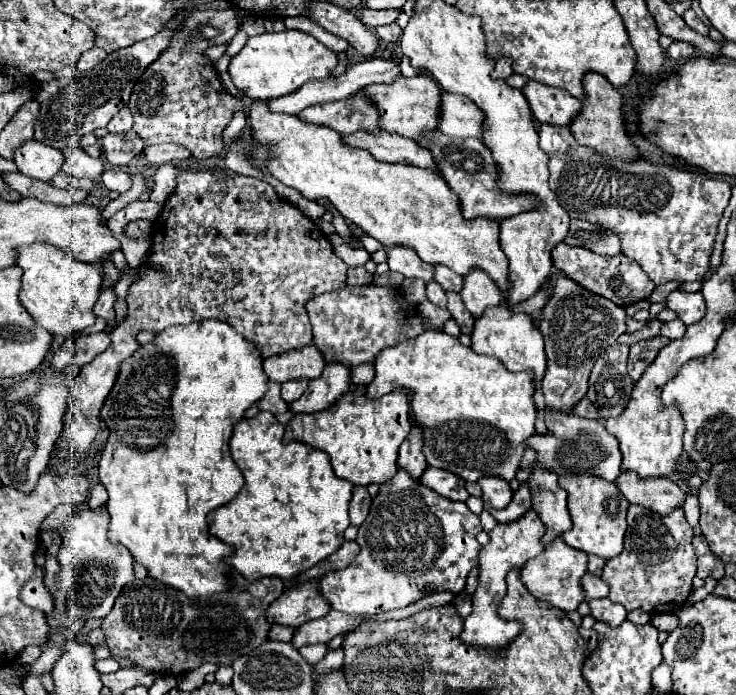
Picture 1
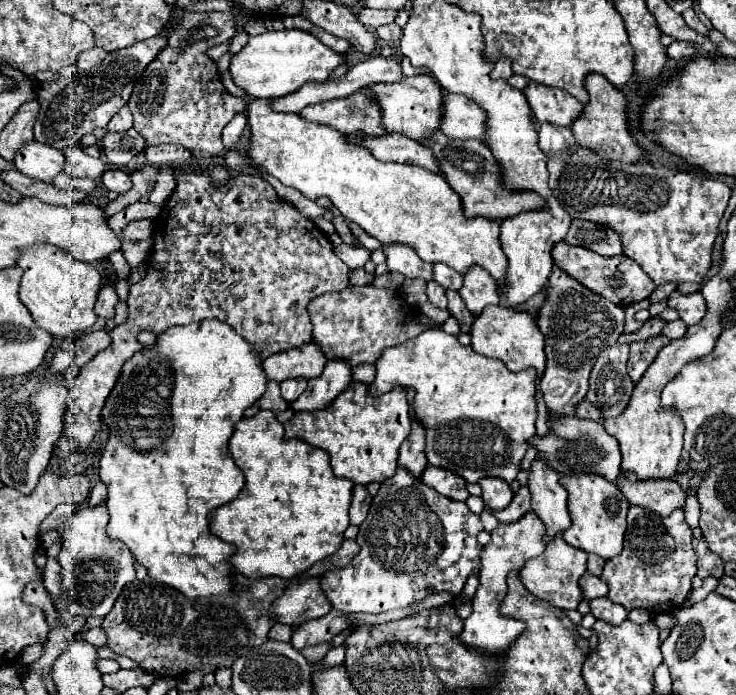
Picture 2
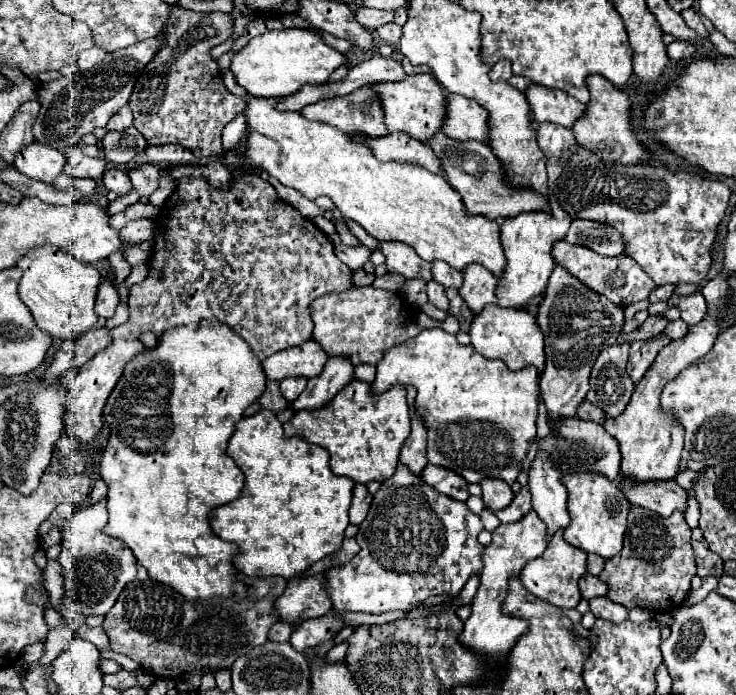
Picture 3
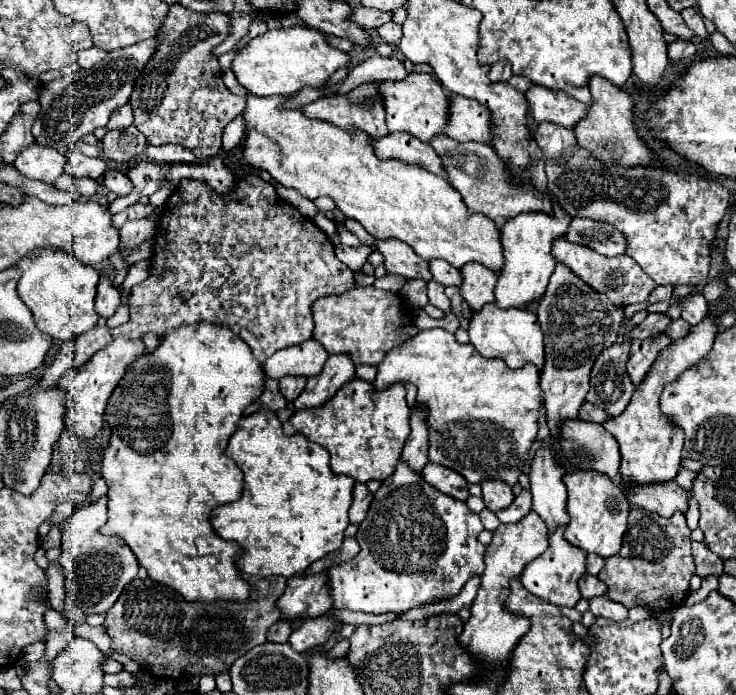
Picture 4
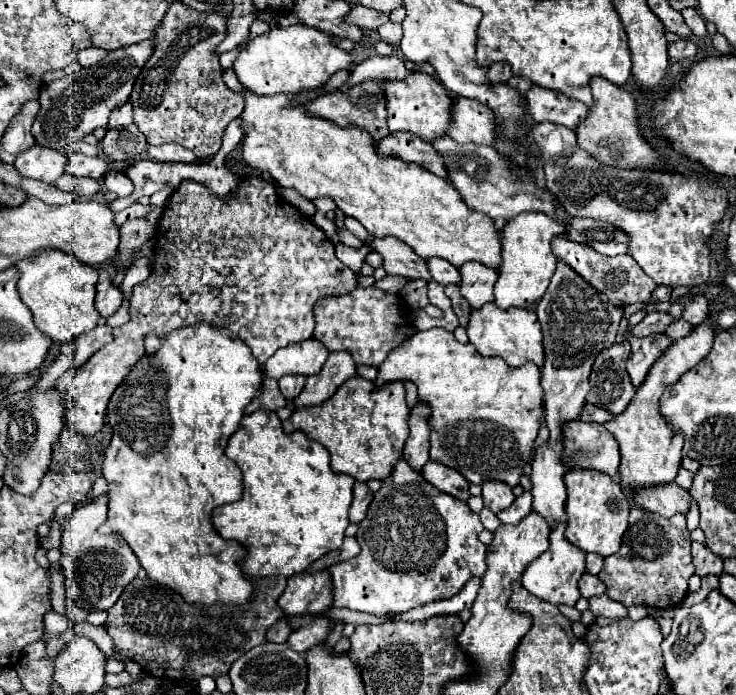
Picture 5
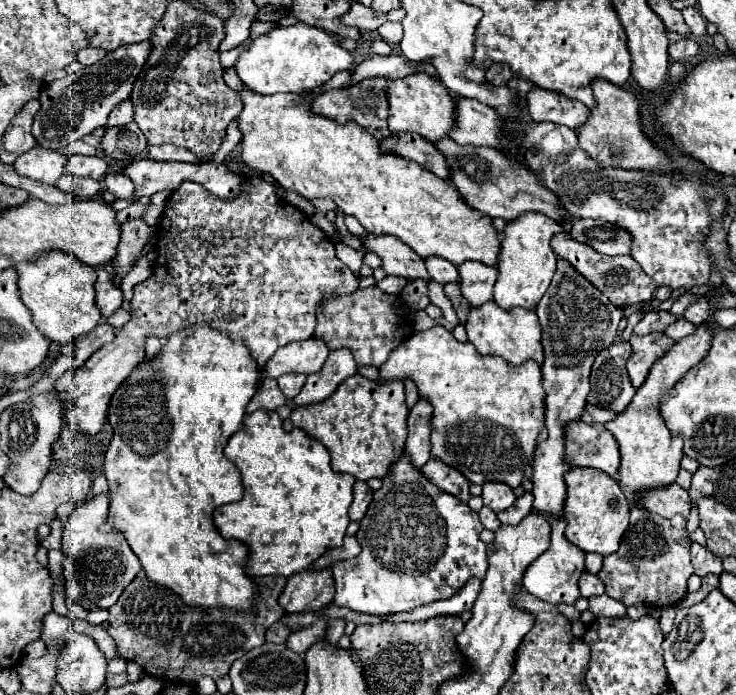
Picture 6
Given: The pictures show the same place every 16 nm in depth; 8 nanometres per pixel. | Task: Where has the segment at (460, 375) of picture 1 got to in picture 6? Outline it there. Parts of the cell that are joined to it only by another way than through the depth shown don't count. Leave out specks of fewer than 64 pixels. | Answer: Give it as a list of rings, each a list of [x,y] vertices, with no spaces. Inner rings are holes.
[[[434,326],[424,332],[412,334],[404,344],[394,348],[388,360],[378,368],[382,380],[404,380],[410,378],[418,386],[420,398],[428,400],[434,408],[432,412],[432,458],[440,458],[450,468],[456,468],[472,484],[484,482],[504,482],[512,488],[520,486],[526,468],[534,460],[534,444],[540,428],[544,426],[544,390],[540,384],[540,366],[522,364],[520,368],[508,368],[500,356],[480,356],[470,342],[462,344],[442,326]]]

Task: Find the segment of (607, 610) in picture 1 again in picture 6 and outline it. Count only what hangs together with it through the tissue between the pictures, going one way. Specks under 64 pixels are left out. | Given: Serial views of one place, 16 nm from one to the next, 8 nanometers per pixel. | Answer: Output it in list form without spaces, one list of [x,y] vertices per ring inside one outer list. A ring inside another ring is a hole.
[[[592,596],[590,600],[590,612],[594,616],[606,616],[606,618],[626,618],[626,606],[612,600],[610,596]]]

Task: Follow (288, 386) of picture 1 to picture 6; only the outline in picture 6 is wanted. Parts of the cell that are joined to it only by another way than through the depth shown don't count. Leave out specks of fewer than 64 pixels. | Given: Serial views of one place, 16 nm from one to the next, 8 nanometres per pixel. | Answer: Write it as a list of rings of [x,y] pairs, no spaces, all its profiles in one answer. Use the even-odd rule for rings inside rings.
[[[288,374],[288,376],[280,376],[280,380],[278,380],[282,394],[284,394],[286,398],[290,398],[290,400],[296,398],[296,396],[300,394],[304,382],[306,382],[306,376],[292,376],[292,374]]]

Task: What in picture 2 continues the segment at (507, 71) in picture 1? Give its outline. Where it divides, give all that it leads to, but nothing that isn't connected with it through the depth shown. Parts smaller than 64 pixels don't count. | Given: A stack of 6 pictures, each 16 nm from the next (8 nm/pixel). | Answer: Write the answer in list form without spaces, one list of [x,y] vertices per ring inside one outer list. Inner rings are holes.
[[[500,58],[498,62],[496,62],[496,66],[494,66],[494,70],[492,70],[492,78],[494,80],[498,80],[498,78],[502,78],[502,80],[506,80],[506,78],[510,78],[514,72],[512,72],[512,60],[508,60],[508,58]]]

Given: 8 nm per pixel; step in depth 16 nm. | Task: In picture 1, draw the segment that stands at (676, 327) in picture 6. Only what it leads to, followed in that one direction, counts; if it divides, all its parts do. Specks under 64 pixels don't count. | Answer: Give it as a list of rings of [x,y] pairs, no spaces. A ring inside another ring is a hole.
[[[682,320],[666,322],[666,324],[662,324],[662,330],[660,330],[660,334],[666,336],[666,338],[670,338],[670,340],[684,336],[684,332],[686,332],[686,324]]]

